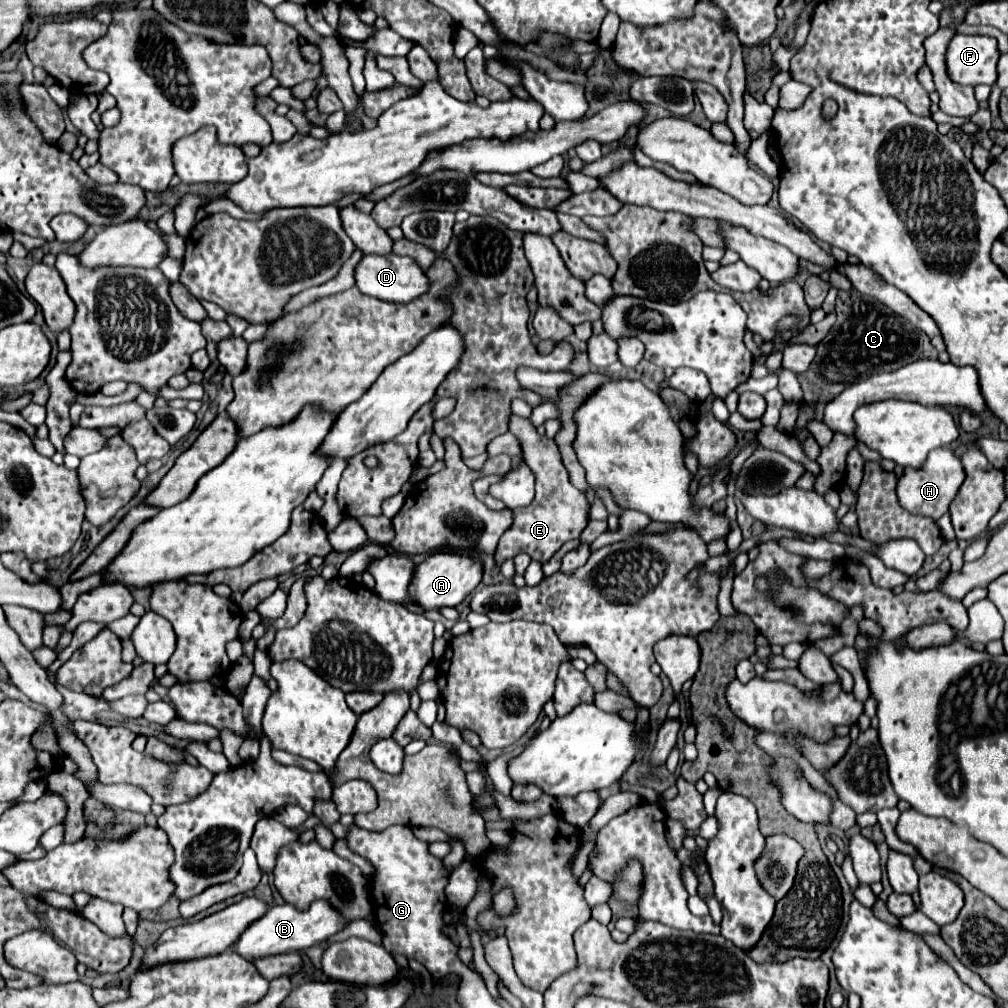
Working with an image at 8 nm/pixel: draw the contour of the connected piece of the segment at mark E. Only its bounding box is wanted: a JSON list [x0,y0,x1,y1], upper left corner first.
[495,416,589,564]

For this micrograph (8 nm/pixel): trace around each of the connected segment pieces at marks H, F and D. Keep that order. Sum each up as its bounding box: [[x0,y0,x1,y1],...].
[[897,448,965,520],[945,34,997,86],[355,254,429,304]]

